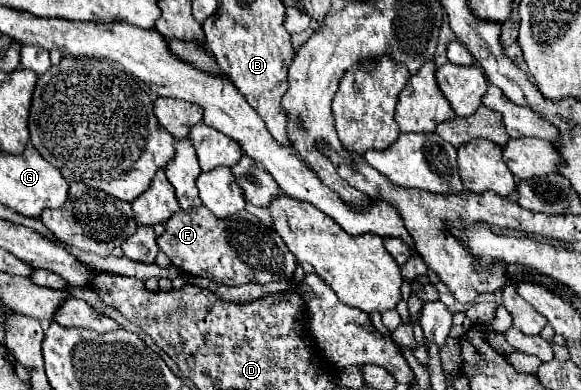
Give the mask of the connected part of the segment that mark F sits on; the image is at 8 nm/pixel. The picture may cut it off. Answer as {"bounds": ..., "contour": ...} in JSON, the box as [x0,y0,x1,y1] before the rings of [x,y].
{"bounds":[157,206,295,286],"contour":[[[205,206],[193,212],[179,210],[165,222],[165,232],[157,236],[157,244],[173,266],[191,276],[205,276],[227,286],[289,280],[295,272],[295,256],[289,252],[281,236],[273,232],[273,226],[259,222],[247,210],[229,216],[229,220],[217,220],[217,216]]]}

